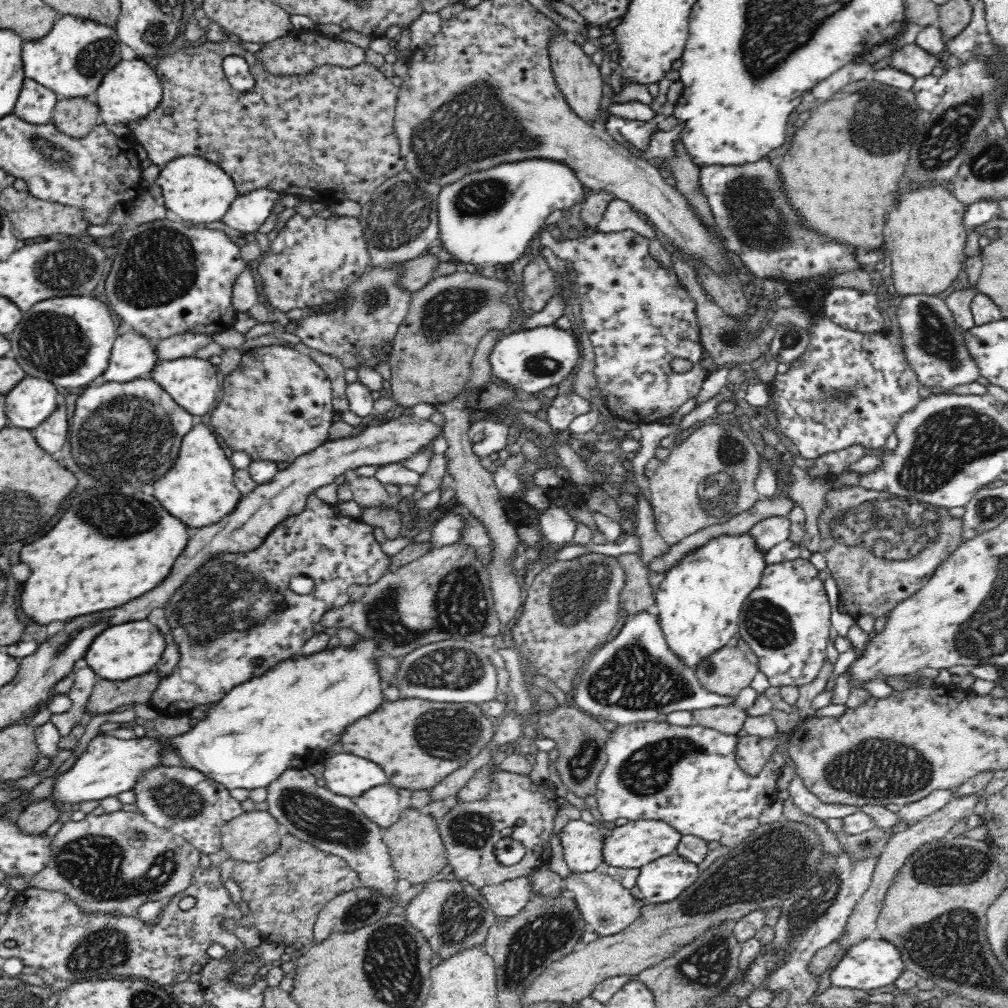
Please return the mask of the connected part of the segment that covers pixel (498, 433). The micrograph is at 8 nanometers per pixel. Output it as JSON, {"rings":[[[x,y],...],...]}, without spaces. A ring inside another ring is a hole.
{"rings":[[[485,418],[470,424],[468,436],[473,454],[494,457],[499,451],[505,450],[508,427],[502,420],[496,423]]]}

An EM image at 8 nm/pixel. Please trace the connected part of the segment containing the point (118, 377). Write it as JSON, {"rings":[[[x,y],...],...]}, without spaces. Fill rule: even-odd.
{"rings":[[[134,330],[117,335],[113,342],[108,370],[102,374],[106,382],[130,382],[140,374],[150,374],[156,365],[155,342]]]}

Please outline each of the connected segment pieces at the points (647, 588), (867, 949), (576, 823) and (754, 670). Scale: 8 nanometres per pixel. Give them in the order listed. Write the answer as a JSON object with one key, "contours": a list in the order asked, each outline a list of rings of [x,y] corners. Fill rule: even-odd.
{"contours":[[[[636,553],[621,554],[618,559],[625,570],[624,589],[619,600],[620,608],[632,615],[648,610],[655,604],[654,589],[648,581],[650,569]]],[[[877,935],[853,945],[842,960],[834,966],[829,978],[833,986],[856,988],[857,990],[872,990],[882,986],[894,985],[898,976],[904,972],[905,965],[901,960],[898,948],[888,940],[882,940]]],[[[570,819],[559,832],[564,860],[576,873],[592,872],[603,862],[604,837],[598,828],[582,821]]],[[[724,645],[717,651],[703,658],[695,668],[696,676],[701,685],[714,694],[734,697],[742,688],[751,686],[754,676],[758,674],[759,665],[753,664],[746,659],[744,652],[738,647]]]]}

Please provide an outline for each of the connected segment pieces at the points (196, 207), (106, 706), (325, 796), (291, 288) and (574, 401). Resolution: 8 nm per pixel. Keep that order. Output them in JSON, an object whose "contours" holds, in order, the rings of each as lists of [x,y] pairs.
{"contours":[[[[180,156],[160,168],[155,181],[162,189],[162,202],[168,210],[178,214],[182,221],[205,225],[221,220],[234,198],[238,196],[233,178],[219,166],[201,156]]],[[[148,672],[142,676],[130,678],[126,682],[97,680],[94,684],[94,690],[88,698],[86,712],[103,714],[109,713],[123,704],[146,703],[150,694],[156,690],[158,682],[160,682],[158,672]]],[[[286,770],[282,778],[266,786],[266,794],[268,812],[281,824],[285,833],[343,858],[358,873],[364,887],[376,889],[390,901],[396,899],[398,878],[388,847],[383,841],[381,827],[358,808],[353,797],[340,796],[316,785],[316,778],[308,770]]],[[[296,213],[283,229],[263,240],[267,250],[258,257],[263,294],[271,307],[287,313],[292,308],[318,307],[340,300],[348,285],[370,266],[370,253],[361,222],[353,216],[305,218]]],[[[564,393],[558,395],[547,409],[546,421],[555,431],[568,429],[570,422],[582,414],[588,414],[592,410],[590,401],[576,393]]]]}

